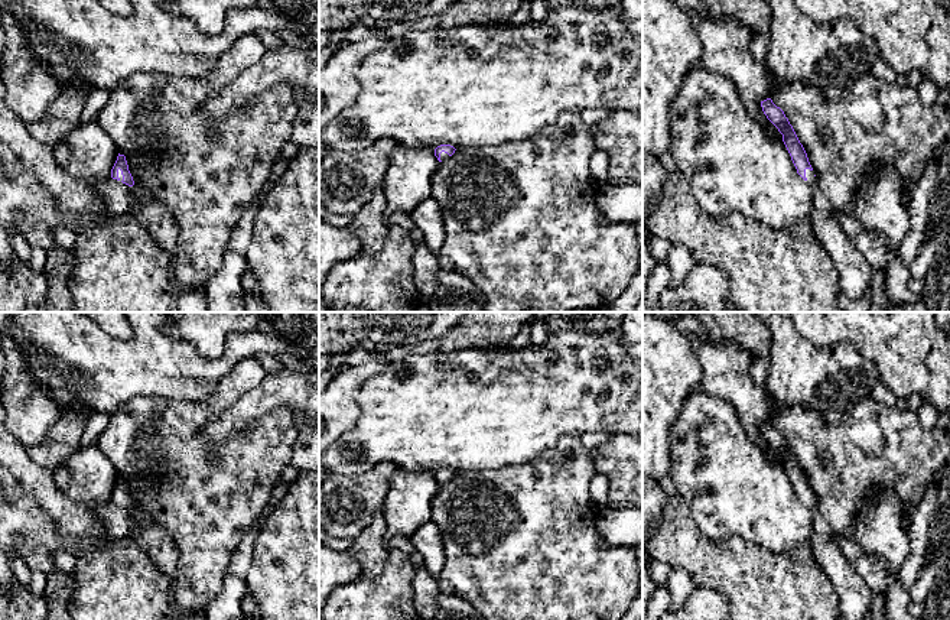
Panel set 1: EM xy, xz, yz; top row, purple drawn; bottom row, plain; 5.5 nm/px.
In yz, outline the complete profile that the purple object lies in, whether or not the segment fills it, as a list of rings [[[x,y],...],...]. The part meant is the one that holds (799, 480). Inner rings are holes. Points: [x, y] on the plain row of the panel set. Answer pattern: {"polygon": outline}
{"polygon": [[[771,422],[761,425],[761,431],[767,442],[783,458],[783,465],[791,480],[797,497],[811,510],[813,533],[809,541],[816,562],[832,582],[837,595],[840,617],[845,617],[846,620],[865,620],[872,611],[873,591],[855,572],[853,567],[837,546],[836,535],[827,519],[819,510],[807,477],[784,435],[777,431]]]}

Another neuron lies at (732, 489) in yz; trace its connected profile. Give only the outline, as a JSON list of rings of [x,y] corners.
[[[700,390],[690,393],[670,429],[670,477],[677,493],[689,506],[693,522],[715,542],[741,538],[772,554],[785,554],[813,533],[813,514],[798,497],[783,464],[771,461],[767,452],[746,434],[735,408]]]

